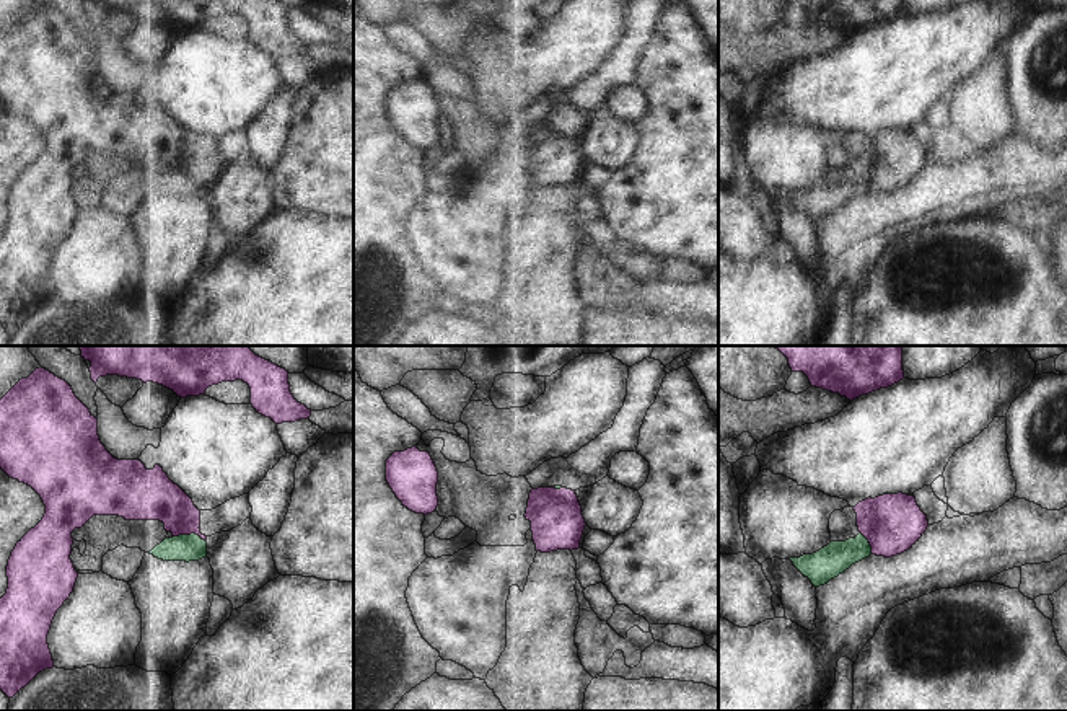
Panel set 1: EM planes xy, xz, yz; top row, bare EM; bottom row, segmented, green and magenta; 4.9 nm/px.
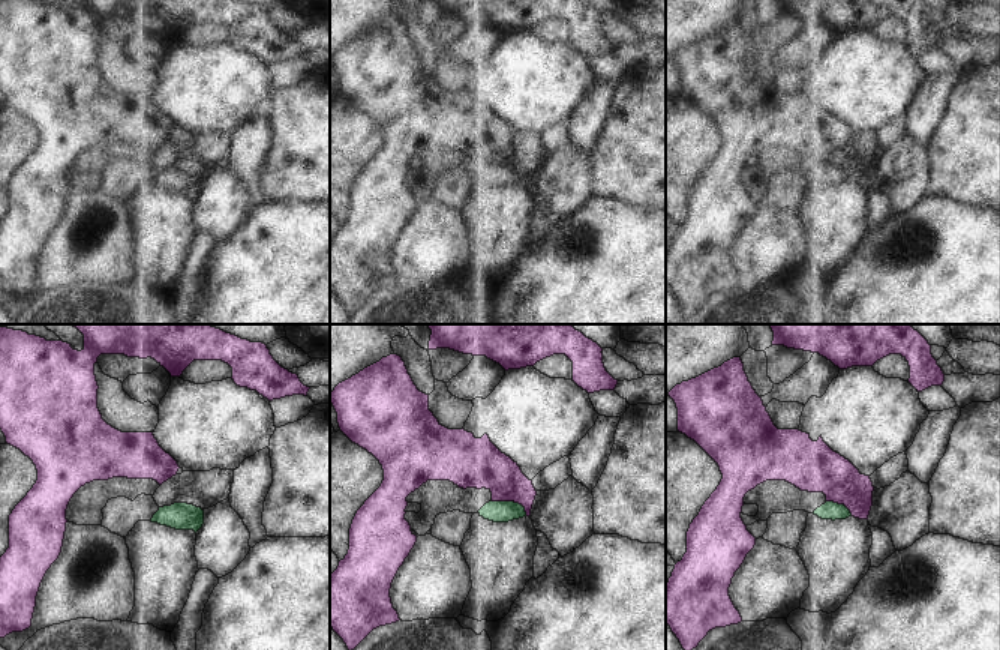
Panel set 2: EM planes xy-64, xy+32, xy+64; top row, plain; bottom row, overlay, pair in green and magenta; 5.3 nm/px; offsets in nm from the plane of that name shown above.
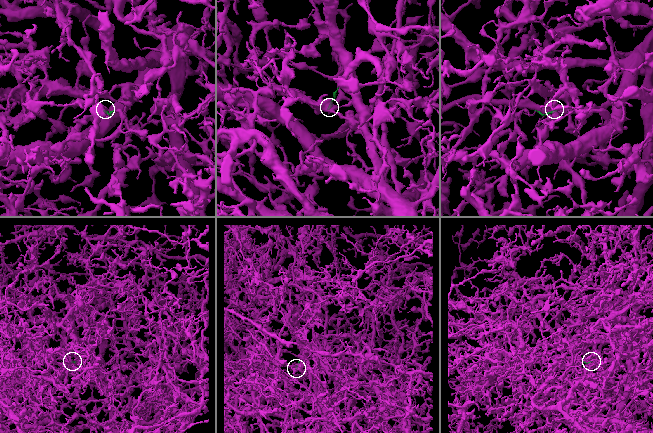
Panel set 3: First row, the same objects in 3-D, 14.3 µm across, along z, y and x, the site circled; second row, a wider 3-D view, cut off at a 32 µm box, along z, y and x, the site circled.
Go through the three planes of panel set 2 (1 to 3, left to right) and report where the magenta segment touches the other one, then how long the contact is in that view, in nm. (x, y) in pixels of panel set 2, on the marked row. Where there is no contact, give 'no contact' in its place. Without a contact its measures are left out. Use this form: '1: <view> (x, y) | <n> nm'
1: no contact
2: xy+32 (511, 502) | 200 nm
3: xy+64 (840, 505) | 170 nm

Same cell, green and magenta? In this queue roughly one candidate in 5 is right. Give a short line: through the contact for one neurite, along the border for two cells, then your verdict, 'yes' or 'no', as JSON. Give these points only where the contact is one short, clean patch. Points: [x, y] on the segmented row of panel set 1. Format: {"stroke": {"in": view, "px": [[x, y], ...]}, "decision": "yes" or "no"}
{"stroke": {"in": "xy", "px": [[173, 535], [197, 534], [204, 540]]}, "decision": "no"}

